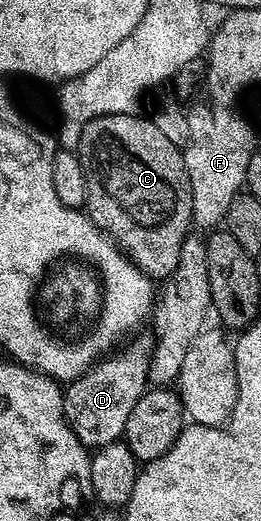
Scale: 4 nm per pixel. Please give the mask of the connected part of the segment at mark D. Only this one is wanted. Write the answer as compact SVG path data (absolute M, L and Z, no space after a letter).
M134 344L123 352L117 352L98 360L94 367L77 380L69 381L64 388L66 420L70 423L70 429L77 434L78 441L90 450L123 439L128 414L132 413L137 400L148 391L151 353L147 346Z

